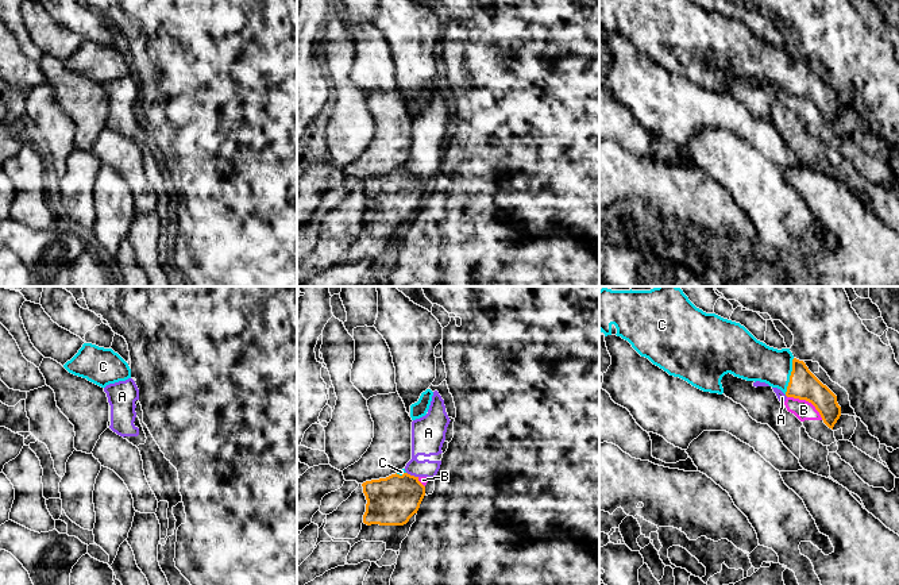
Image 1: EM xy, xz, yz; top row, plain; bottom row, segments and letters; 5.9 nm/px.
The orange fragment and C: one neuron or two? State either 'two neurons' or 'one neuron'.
one neuron

